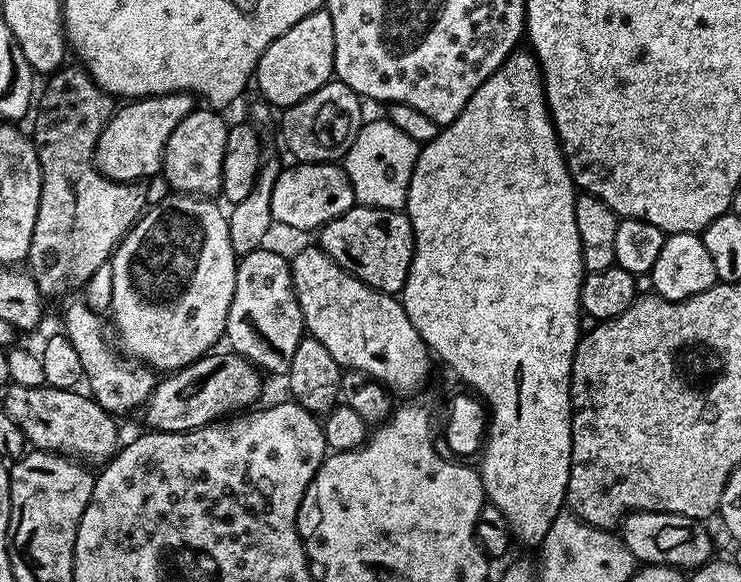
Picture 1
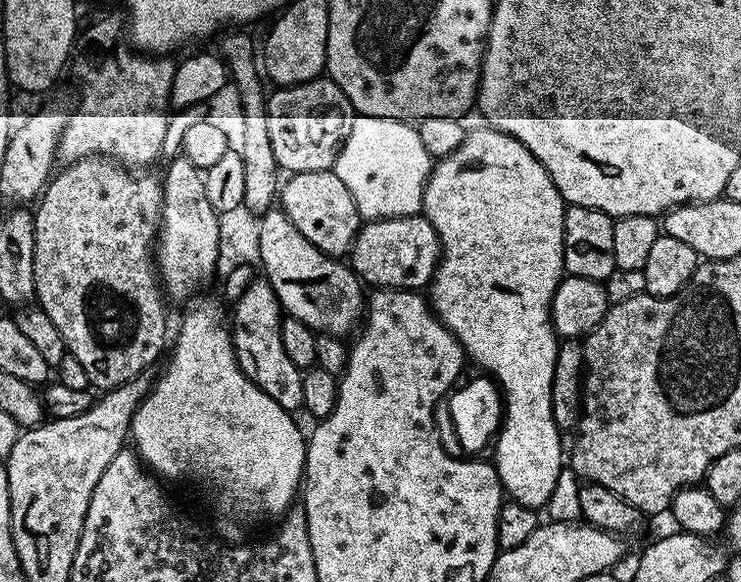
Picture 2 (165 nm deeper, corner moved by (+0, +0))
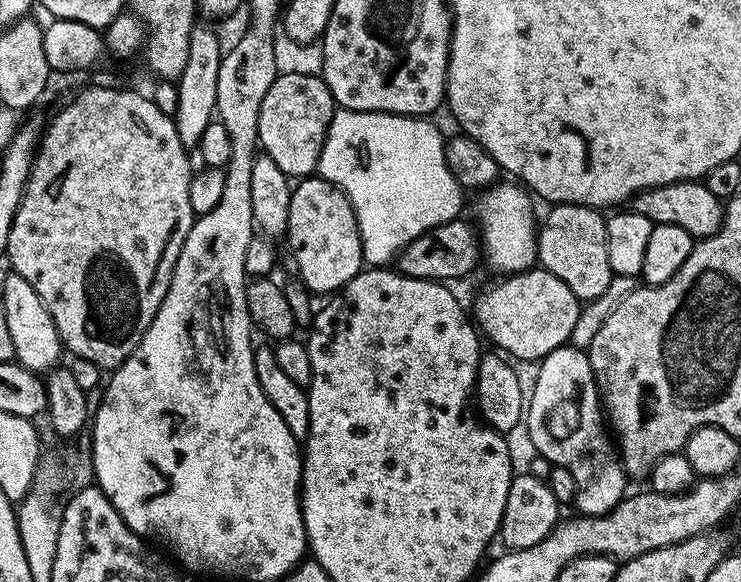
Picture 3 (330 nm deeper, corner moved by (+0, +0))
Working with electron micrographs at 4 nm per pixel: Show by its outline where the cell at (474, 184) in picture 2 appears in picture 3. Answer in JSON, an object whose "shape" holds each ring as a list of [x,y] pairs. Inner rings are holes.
{"shape":[[[497,182],[491,188],[479,193],[480,201],[476,204],[476,216],[480,219],[478,231],[482,245],[482,256],[496,274],[527,272],[537,263],[536,237],[538,220],[532,217],[532,200],[527,188],[516,182],[504,184]]]}

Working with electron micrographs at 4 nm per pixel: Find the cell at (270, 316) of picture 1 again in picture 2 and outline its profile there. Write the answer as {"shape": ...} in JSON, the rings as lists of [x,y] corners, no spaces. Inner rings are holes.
{"shape":[[[256,278],[246,286],[245,292],[234,303],[230,312],[232,345],[236,351],[236,361],[240,369],[257,384],[278,406],[296,414],[304,407],[303,375],[301,369],[290,362],[286,350],[282,350],[280,322],[282,309],[280,300],[274,294],[267,280]]]}

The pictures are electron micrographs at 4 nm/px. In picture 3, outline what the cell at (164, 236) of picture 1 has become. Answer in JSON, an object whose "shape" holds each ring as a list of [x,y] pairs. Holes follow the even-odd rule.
{"shape":[[[198,22],[191,30],[190,49],[187,64],[176,82],[177,106],[172,117],[178,138],[182,139],[184,148],[195,149],[201,140],[206,126],[213,121],[217,104],[218,70],[221,68],[221,58],[224,49],[220,46],[220,40],[211,23]]]}

